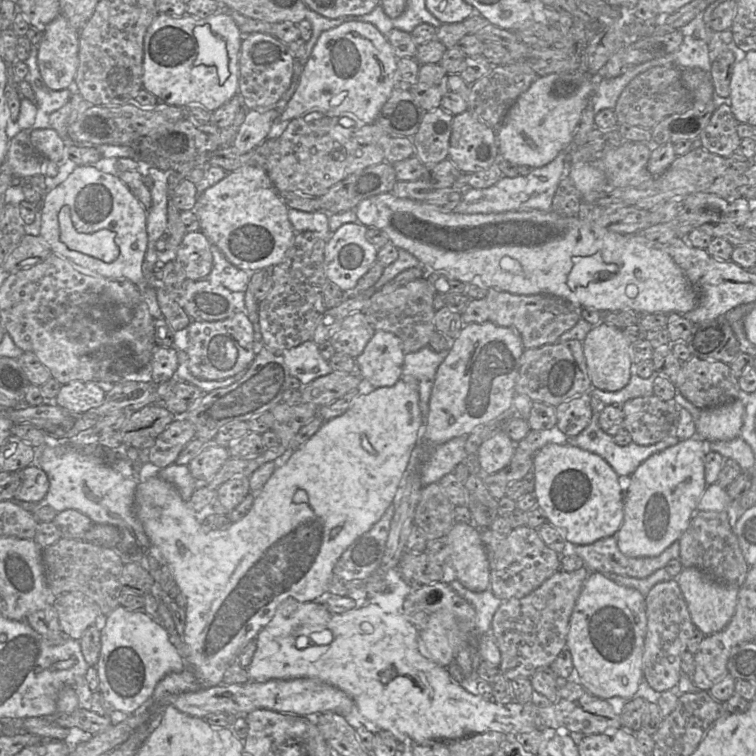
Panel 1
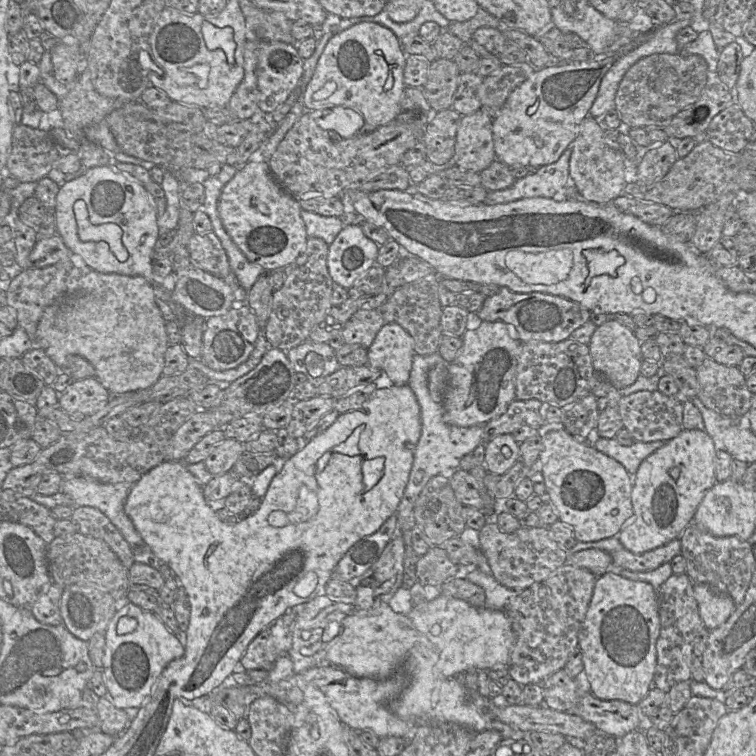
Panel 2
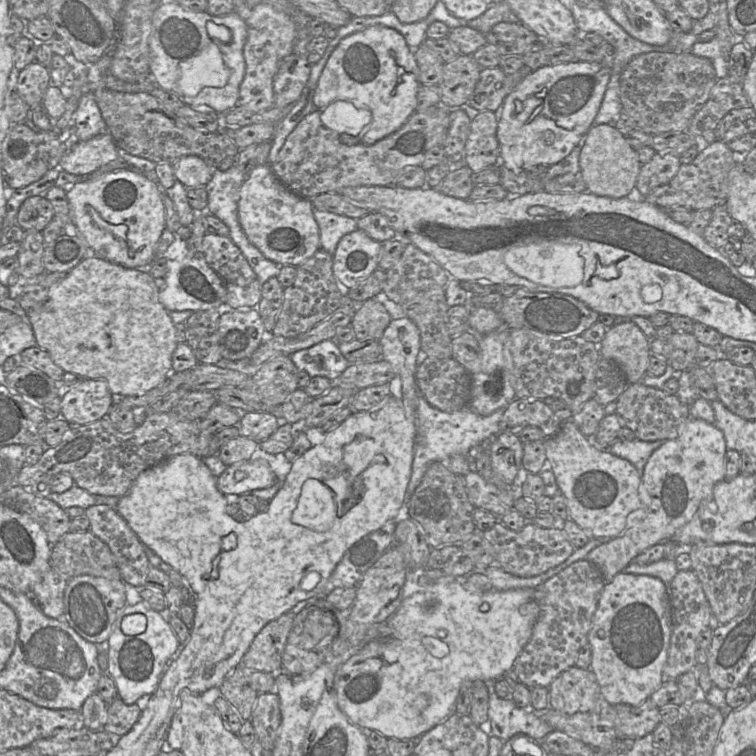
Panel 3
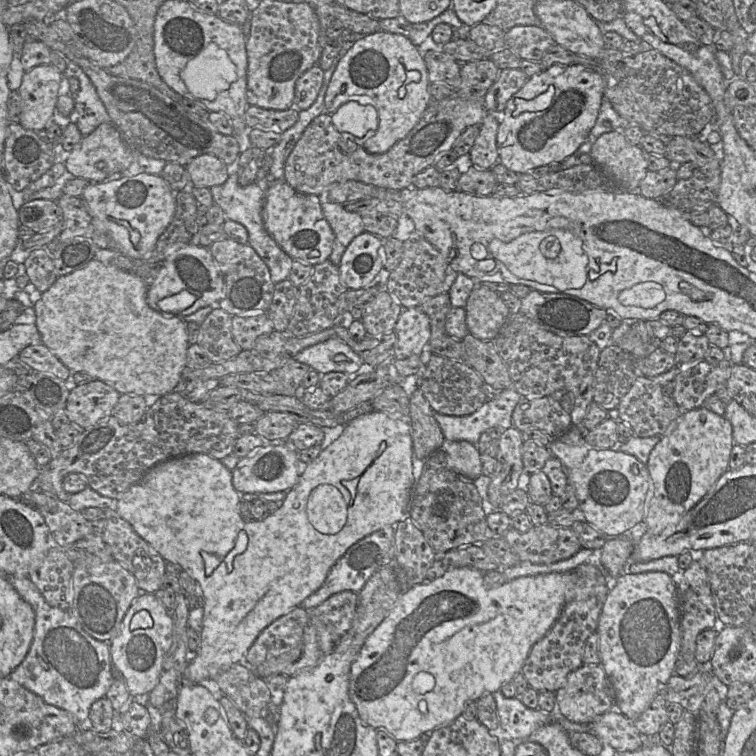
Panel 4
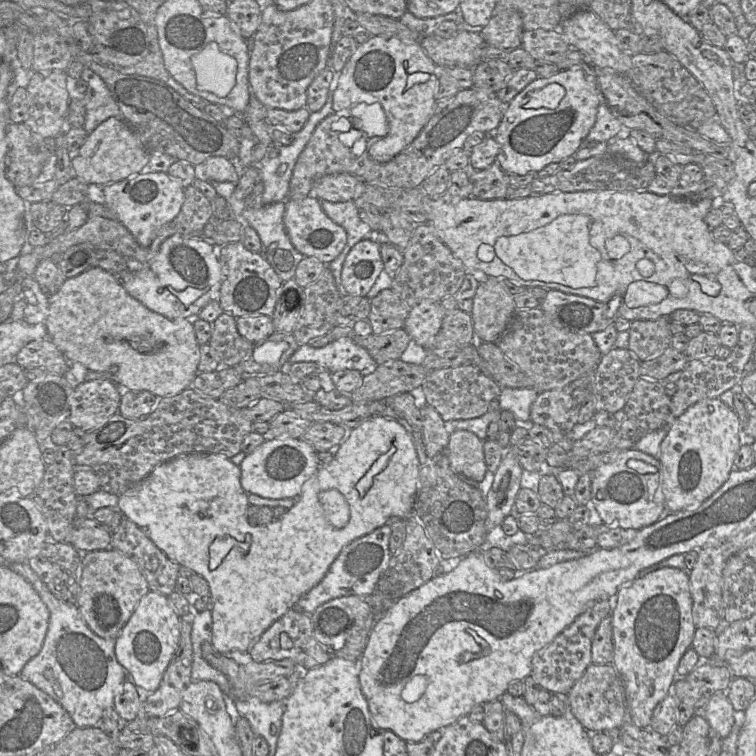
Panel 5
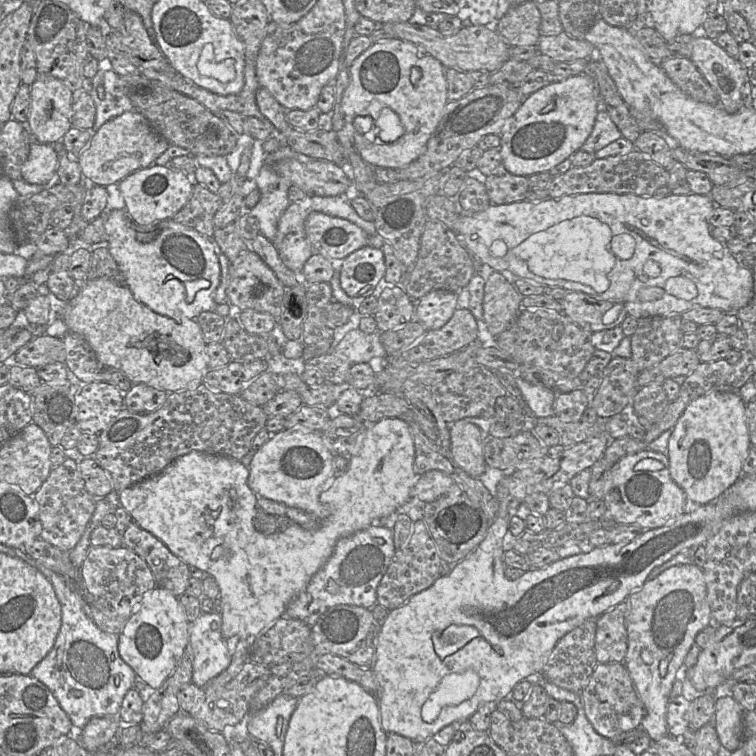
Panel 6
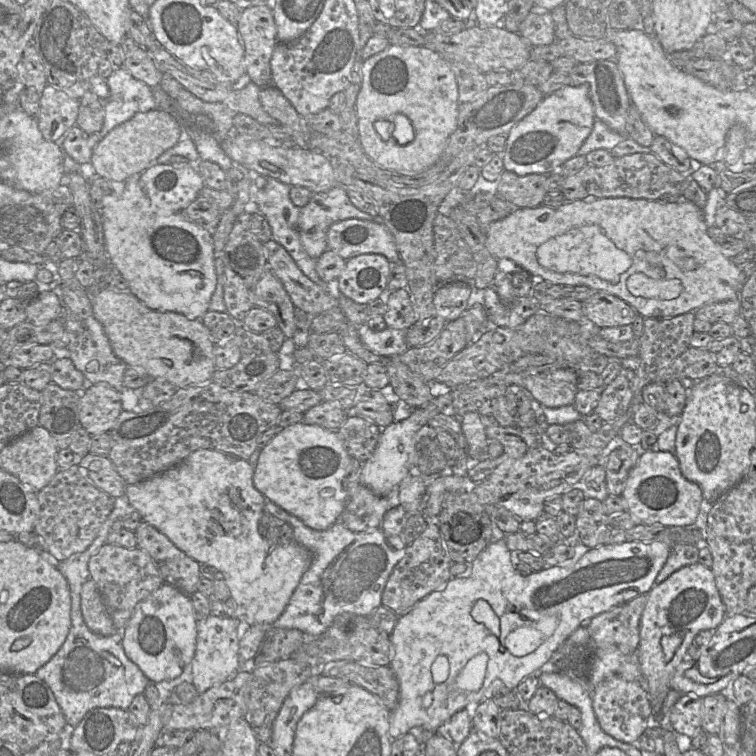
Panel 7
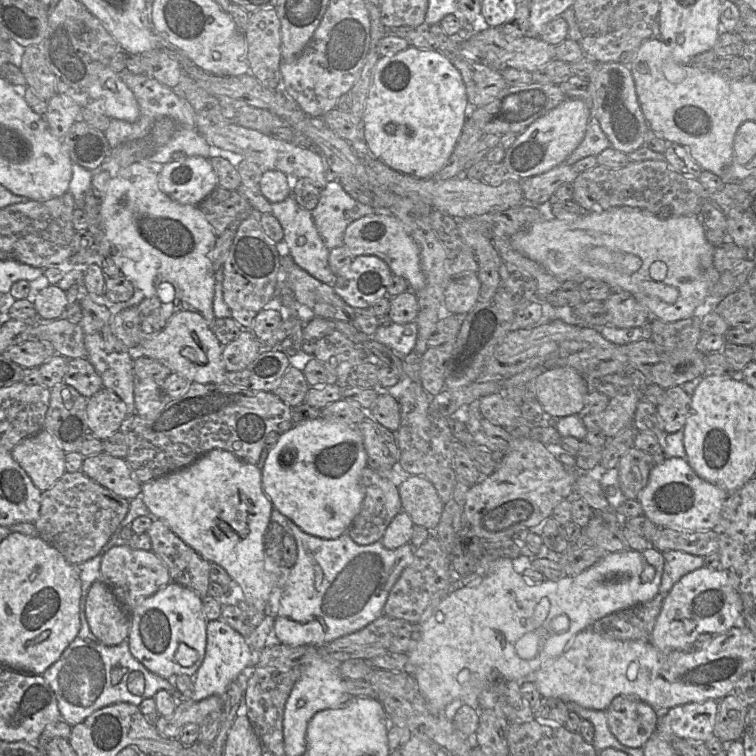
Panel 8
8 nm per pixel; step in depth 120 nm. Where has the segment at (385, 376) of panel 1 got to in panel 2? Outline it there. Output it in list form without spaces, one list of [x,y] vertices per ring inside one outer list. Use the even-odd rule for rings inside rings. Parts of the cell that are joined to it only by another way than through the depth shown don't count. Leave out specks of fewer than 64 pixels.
[[[385,323],[367,348],[368,365],[386,374],[396,386],[408,383],[415,355],[414,340],[397,323]]]

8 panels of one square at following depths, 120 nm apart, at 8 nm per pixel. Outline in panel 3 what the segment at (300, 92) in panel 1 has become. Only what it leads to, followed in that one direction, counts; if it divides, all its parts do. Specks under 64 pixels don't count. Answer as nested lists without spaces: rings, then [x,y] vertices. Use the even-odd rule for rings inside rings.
[[[374,25],[339,42],[319,77],[313,103],[317,109],[324,109],[335,101],[346,100],[368,109],[372,120],[357,138],[362,144],[372,145],[401,128],[416,111],[419,87],[414,49],[395,29]]]

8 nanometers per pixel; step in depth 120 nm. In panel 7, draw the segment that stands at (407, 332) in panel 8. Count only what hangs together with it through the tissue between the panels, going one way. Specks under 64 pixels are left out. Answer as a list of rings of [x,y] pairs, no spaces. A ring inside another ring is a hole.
[[[366,324],[357,327],[362,344],[371,352],[383,357],[399,356],[409,347],[406,341],[406,330],[386,328],[376,332]]]

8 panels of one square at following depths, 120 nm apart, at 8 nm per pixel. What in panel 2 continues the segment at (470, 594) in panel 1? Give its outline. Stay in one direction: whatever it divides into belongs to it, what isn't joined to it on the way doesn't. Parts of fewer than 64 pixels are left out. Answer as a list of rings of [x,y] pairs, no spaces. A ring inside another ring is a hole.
[[[479,569],[467,574],[465,579],[482,587],[485,592],[485,608],[492,610],[505,612],[509,603],[521,592],[503,586],[491,573]]]

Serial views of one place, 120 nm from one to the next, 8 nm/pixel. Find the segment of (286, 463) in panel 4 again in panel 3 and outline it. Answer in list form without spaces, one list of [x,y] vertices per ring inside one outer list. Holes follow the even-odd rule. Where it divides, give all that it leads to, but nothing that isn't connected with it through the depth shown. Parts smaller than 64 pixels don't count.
[[[252,458],[227,467],[217,478],[217,488],[224,495],[242,495],[269,488],[276,482],[277,477],[269,463],[262,458]]]

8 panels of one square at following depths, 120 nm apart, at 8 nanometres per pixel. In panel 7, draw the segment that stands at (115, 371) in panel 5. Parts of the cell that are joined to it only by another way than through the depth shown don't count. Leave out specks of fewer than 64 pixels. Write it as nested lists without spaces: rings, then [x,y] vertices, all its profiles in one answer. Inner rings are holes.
[[[104,288],[92,296],[92,307],[96,319],[102,324],[114,354],[122,359],[128,367],[144,370],[155,379],[165,379],[184,388],[199,385],[212,380],[216,370],[214,360],[215,343],[201,320],[188,319],[176,312],[159,312],[145,306],[130,290],[118,291]]]

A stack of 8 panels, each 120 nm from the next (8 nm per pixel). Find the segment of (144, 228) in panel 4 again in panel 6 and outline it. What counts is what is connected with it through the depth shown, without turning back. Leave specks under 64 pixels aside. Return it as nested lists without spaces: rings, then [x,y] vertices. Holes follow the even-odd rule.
[[[152,164],[148,168],[131,173],[118,184],[125,201],[125,211],[134,223],[146,226],[171,219],[179,212],[189,201],[194,183],[191,176],[181,171]]]

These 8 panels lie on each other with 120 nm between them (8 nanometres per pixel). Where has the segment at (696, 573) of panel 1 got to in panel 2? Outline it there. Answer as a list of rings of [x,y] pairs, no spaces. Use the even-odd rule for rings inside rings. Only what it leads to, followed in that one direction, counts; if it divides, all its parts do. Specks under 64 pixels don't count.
[[[694,583],[693,590],[701,619],[710,631],[725,623],[736,609],[729,595],[718,593],[706,584]]]

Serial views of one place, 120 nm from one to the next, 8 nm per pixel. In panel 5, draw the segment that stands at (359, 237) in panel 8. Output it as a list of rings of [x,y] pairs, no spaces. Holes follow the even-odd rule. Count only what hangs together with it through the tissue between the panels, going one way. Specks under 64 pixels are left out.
[[[313,195],[304,198],[288,197],[285,200],[283,221],[293,246],[305,257],[314,257],[324,264],[336,259],[347,243],[345,229],[326,215],[321,201]]]

